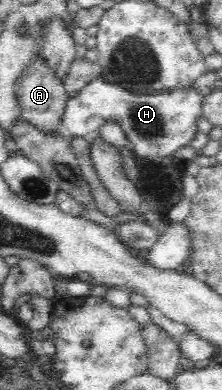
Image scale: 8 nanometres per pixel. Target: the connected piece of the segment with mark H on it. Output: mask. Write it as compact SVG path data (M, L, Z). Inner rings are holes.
M98 78L69 98L63 115L62 128L71 140L87 138L107 123L117 123L128 136L129 148L140 159L164 158L187 145L192 145L199 132L198 120L203 117L203 96L194 86L176 88L172 92L144 93L129 92L118 84Z

